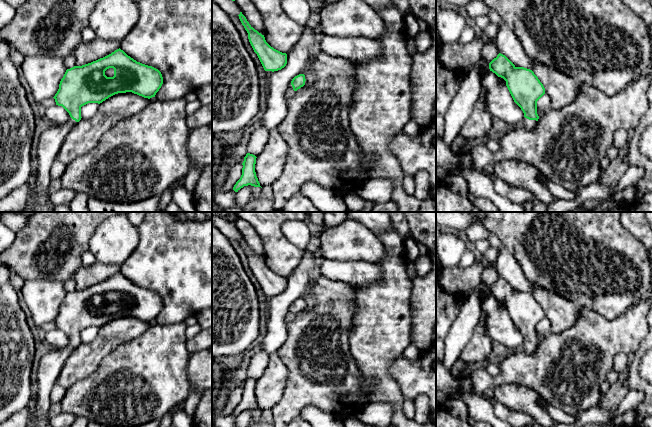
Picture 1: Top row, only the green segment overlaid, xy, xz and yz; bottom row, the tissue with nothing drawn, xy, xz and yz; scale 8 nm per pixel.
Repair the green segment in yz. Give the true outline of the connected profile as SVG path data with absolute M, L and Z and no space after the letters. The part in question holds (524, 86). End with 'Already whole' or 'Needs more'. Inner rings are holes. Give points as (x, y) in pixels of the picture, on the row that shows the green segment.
M501 53L489 63L489 69L506 81L514 102L524 113L523 127L532 130L539 119L537 101L545 94L543 84L532 70L516 67Z. Needs more

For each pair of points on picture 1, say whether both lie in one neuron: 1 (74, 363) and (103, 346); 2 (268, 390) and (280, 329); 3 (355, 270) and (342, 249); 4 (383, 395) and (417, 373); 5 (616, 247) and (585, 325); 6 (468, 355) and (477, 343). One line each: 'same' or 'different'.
1: same
2: different
3: different
4: different
5: different
6: same

